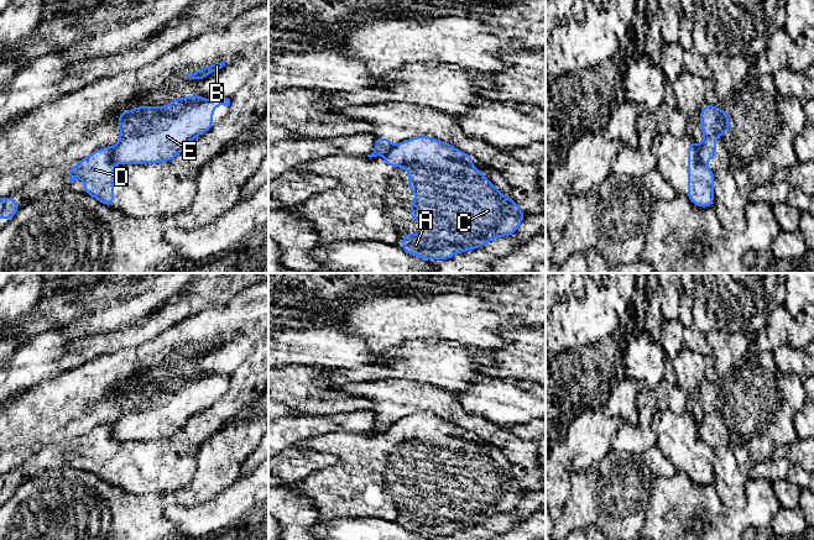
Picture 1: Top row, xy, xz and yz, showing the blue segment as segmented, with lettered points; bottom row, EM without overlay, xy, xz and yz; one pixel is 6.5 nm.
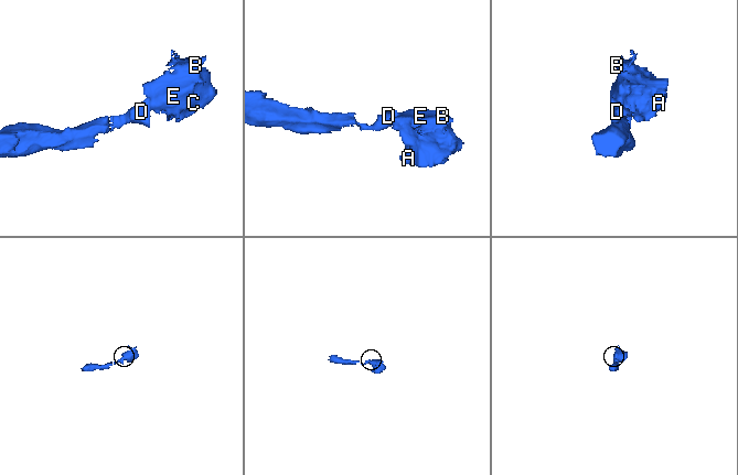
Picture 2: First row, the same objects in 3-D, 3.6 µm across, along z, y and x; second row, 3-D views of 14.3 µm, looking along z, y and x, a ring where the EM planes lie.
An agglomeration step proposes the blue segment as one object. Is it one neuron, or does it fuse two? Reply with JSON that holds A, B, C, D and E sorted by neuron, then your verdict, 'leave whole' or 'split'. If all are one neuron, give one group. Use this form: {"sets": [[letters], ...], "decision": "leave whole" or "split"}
{"sets": [["A", "B", "C", "E"], ["D"]], "decision": "split"}

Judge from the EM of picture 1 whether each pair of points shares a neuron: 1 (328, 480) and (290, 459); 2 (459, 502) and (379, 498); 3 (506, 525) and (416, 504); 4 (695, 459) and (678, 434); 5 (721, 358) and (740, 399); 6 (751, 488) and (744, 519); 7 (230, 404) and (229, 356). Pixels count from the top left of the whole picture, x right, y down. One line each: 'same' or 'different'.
1: different
2: same
3: different
4: same
5: different
6: same
7: different

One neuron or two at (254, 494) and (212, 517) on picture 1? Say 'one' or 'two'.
one

